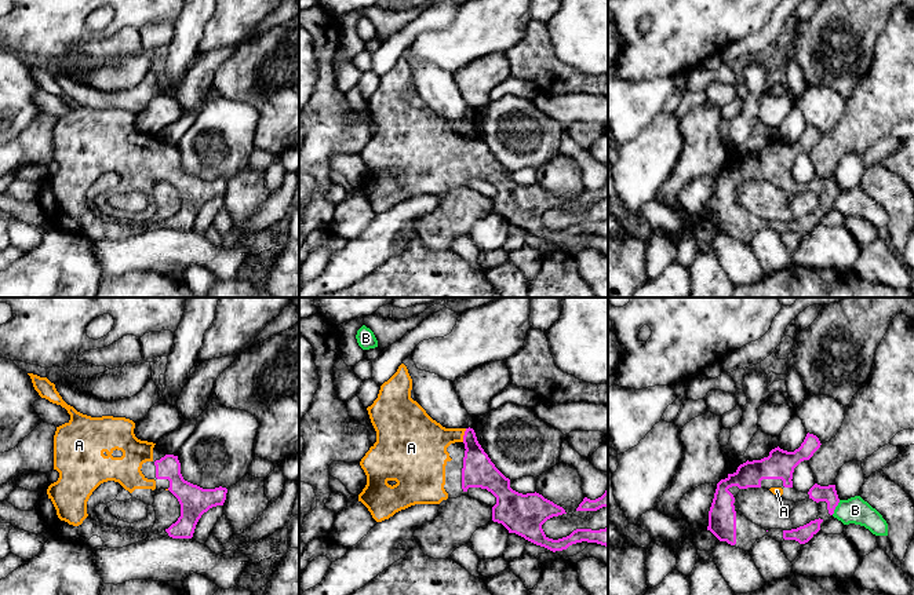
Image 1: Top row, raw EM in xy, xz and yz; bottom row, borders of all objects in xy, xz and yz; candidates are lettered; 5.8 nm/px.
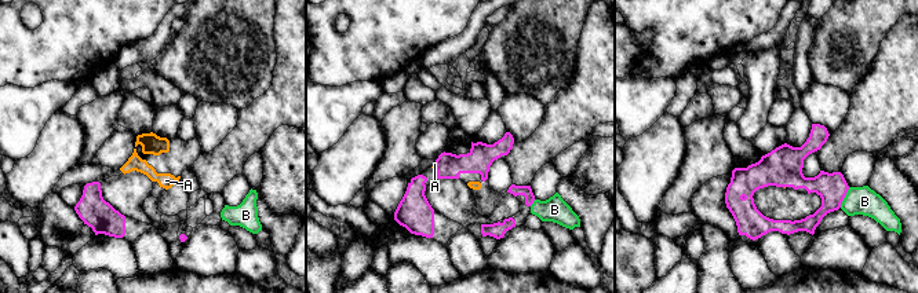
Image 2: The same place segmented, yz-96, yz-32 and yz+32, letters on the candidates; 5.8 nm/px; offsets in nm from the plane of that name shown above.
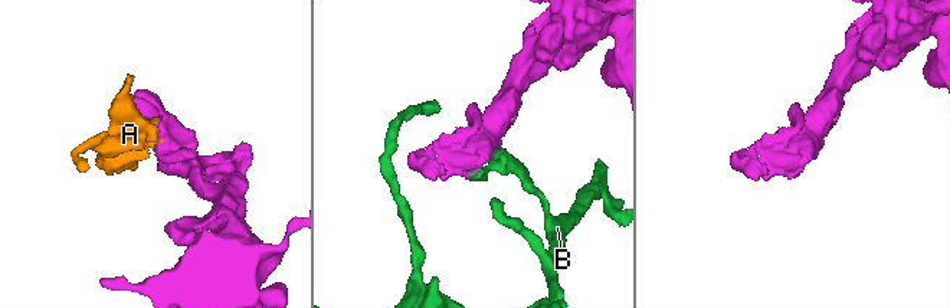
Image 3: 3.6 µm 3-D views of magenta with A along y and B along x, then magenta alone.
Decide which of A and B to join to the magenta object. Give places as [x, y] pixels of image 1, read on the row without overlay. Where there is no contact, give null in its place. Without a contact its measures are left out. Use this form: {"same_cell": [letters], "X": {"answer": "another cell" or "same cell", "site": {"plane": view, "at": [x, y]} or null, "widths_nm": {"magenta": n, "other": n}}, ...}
{"same_cell": ["A"], "A": {"answer": "same cell", "site": {"plane": "xz", "at": [463, 127]}, "widths_nm": {"magenta": 190, "other": 300}}, "B": {"answer": "another cell", "site": {"plane": "yz", "at": [836, 197]}, "widths_nm": {"magenta": 100, "other": 160}}}

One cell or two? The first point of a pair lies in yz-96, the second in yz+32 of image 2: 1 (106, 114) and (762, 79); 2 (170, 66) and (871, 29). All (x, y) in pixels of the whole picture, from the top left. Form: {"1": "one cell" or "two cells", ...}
{"1": "two cells", "2": "one cell"}

